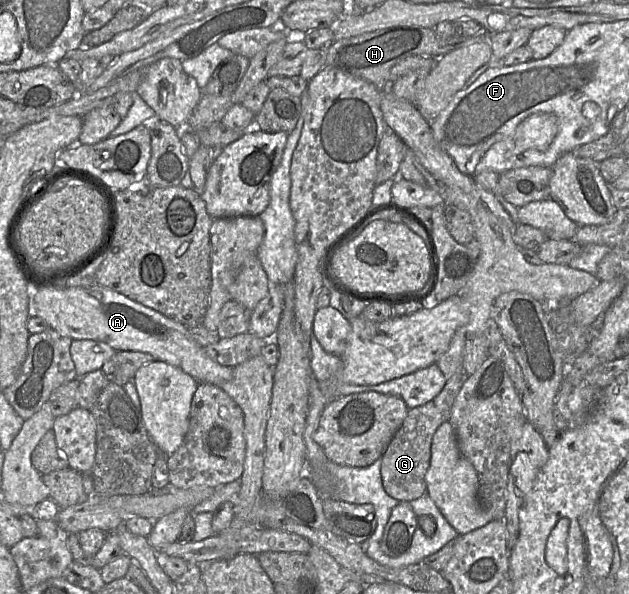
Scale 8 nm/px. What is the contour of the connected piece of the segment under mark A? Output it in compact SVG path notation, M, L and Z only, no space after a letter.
M101 285L90 287L34 289L27 286L29 316L46 321L57 333L71 339L89 339L108 344L114 351L139 351L155 360L178 367L196 379L220 387L233 375L233 367L211 359L190 335L189 328L125 295Z

